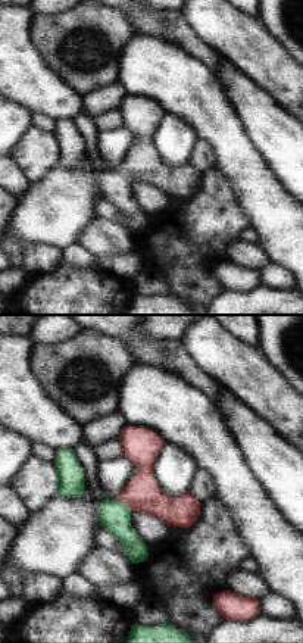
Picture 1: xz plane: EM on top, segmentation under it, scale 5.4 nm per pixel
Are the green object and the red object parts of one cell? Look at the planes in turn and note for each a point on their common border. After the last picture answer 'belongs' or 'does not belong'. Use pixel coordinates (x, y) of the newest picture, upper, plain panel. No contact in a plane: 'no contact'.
contact (122, 174)

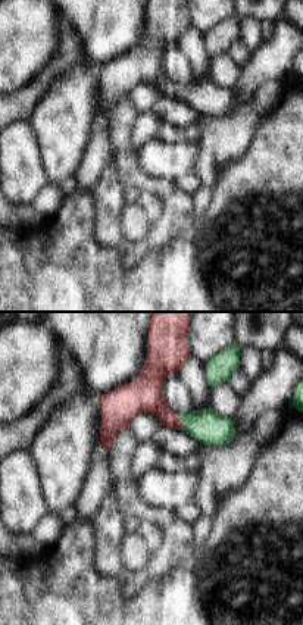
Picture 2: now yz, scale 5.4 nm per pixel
contact (181, 91)

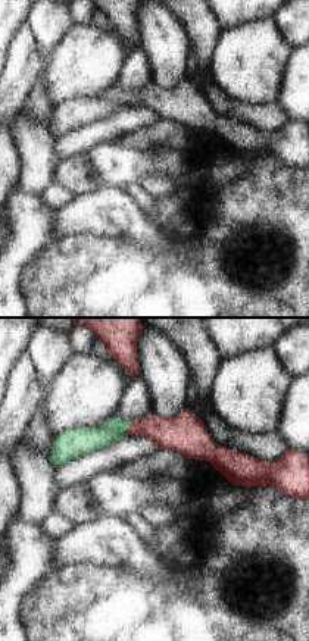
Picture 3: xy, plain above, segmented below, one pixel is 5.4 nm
contact (127, 99)

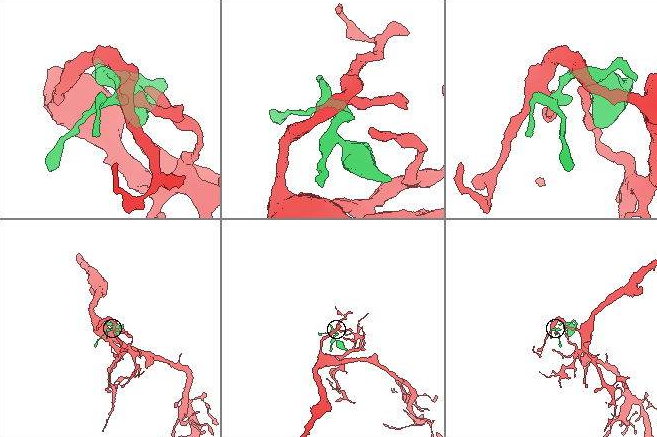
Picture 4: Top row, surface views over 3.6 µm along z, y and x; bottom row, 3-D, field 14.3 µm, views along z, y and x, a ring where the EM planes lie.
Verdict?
belongs

